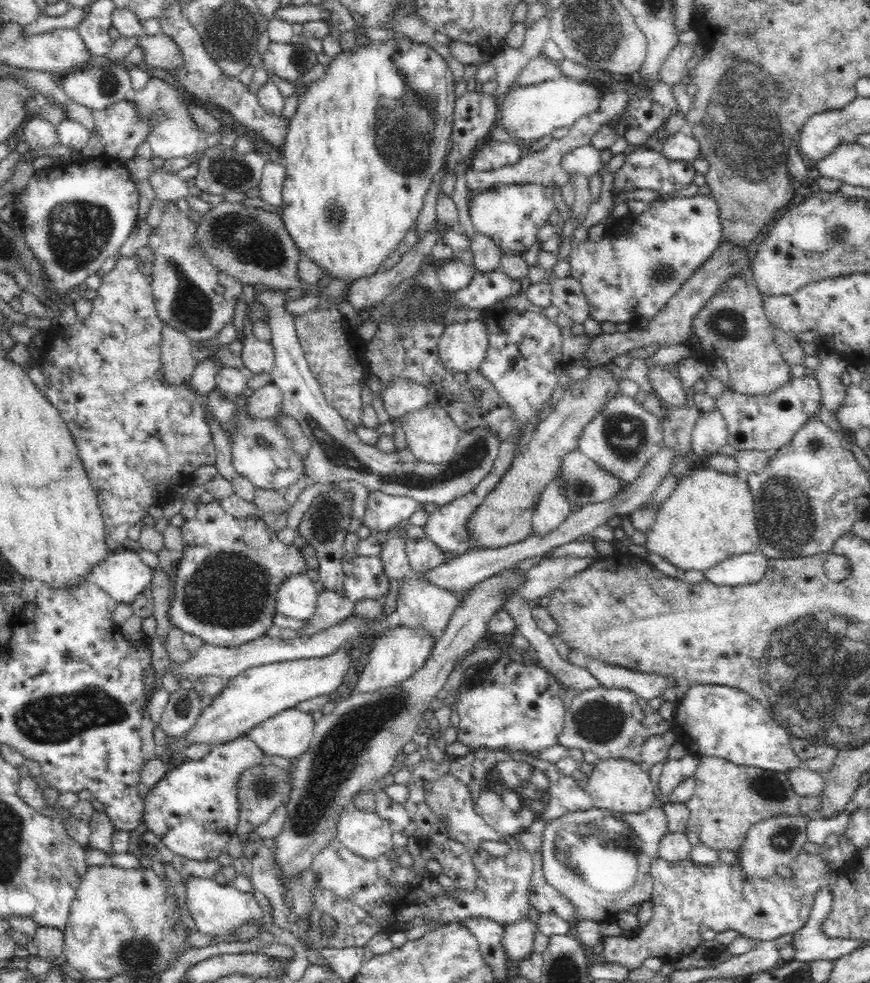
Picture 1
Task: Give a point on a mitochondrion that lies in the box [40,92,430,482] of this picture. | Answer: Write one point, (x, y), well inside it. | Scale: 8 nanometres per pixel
(77, 234)

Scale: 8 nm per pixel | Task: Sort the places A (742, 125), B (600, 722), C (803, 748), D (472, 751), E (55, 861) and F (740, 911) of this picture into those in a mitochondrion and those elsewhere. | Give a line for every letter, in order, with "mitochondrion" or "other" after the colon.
A: mitochondrion
B: mitochondrion
C: mitochondrion
D: other
E: other
F: other

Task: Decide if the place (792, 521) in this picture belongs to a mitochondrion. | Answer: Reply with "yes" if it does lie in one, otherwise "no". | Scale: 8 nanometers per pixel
yes

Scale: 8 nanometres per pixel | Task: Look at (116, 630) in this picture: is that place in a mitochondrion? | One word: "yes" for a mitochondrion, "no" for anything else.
no

